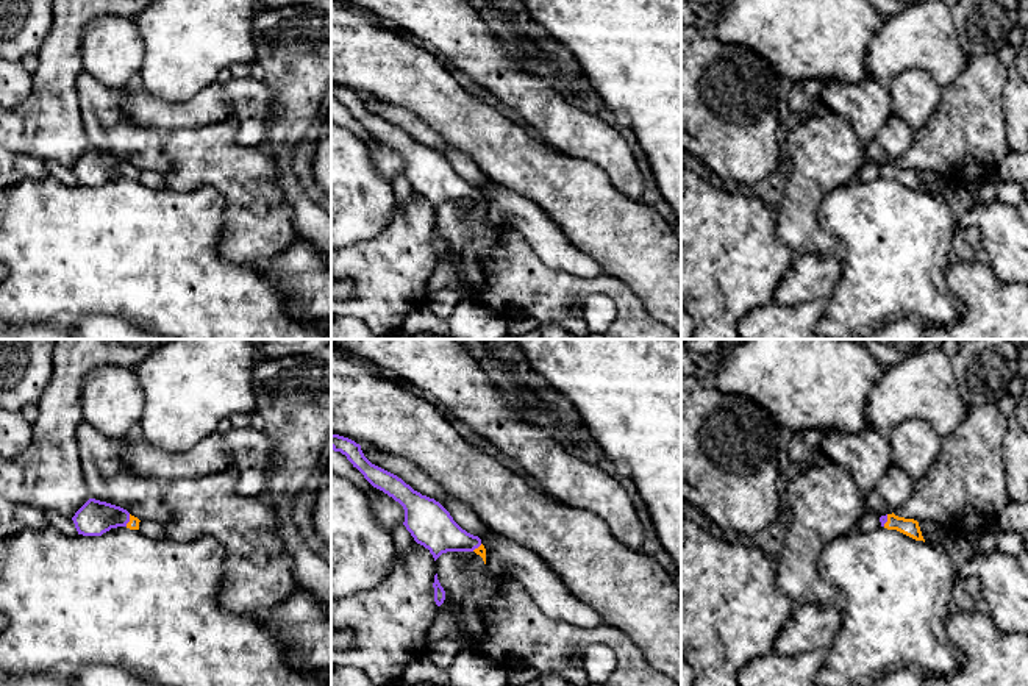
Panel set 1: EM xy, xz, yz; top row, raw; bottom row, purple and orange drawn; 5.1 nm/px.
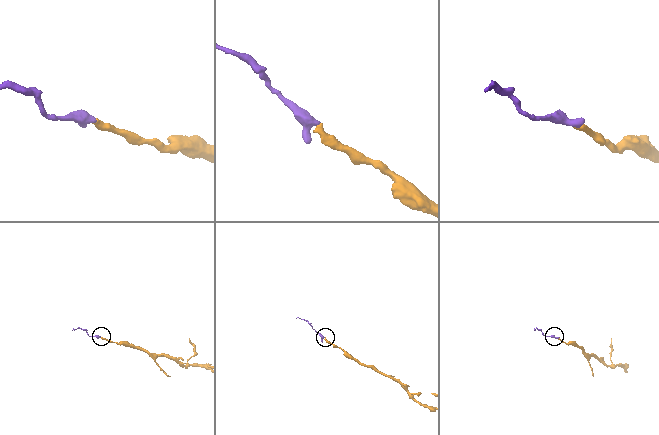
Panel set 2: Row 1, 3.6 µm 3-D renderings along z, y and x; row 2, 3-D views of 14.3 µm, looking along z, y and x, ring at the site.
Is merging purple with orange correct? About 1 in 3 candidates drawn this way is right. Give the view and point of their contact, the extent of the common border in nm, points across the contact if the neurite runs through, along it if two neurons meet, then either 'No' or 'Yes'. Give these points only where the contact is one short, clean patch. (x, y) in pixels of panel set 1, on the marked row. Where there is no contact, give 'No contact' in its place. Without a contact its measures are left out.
Touches purple at xy (128, 521). Shared border 70 nm. Path across: xy (94, 518), (128, 521), (133, 524). Yes

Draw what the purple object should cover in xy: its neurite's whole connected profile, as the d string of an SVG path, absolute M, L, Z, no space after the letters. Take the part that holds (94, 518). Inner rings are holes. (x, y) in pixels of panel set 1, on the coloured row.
M89 498L72 517L78 534L102 536L111 528L127 527L139 530L139 519L131 516L127 509Z

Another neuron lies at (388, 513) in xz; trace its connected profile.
M370 483L362 489L369 498L370 509L377 522L391 533L391 530L405 522L405 509L392 497L373 488Z

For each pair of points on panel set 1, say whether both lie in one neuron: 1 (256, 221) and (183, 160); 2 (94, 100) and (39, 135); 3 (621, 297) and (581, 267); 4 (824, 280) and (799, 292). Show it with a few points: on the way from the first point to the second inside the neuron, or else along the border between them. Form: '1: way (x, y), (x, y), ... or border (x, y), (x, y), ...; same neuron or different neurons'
1: way (244, 200), (203, 160); same neuron
2: border (78, 74), (78, 110), (82, 127), (91, 144); different neurons
3: border (558, 267), (583, 277), (608, 275); different neurons
4: way (817, 280), (811, 280), (805, 286); same neuron

